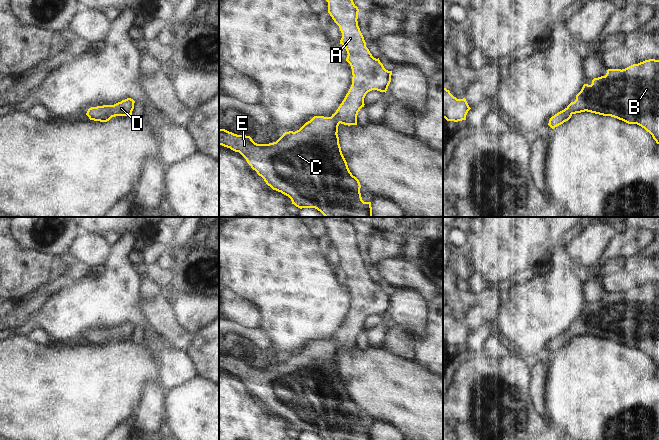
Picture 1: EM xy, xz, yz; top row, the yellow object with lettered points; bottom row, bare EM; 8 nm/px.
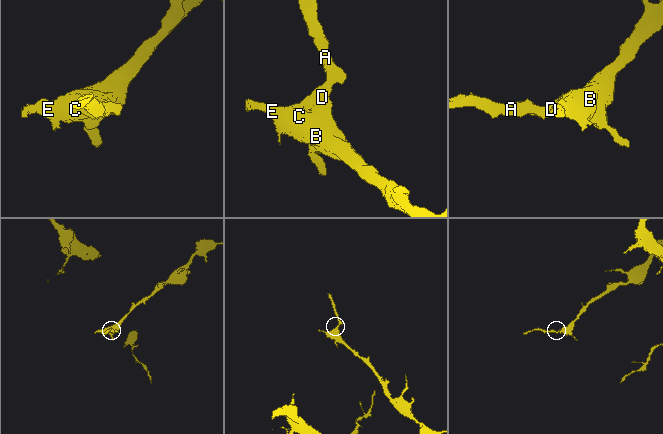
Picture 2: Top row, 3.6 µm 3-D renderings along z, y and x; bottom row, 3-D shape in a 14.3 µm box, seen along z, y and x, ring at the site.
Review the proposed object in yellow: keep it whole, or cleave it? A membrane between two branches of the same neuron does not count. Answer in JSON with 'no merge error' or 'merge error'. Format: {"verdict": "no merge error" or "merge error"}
{"verdict": "no merge error"}

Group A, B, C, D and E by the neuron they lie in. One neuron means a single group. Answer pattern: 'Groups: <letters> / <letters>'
Groups: A B C D E

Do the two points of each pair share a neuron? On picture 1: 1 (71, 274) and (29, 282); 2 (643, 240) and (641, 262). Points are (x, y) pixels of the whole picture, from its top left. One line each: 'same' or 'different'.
1: different
2: different

